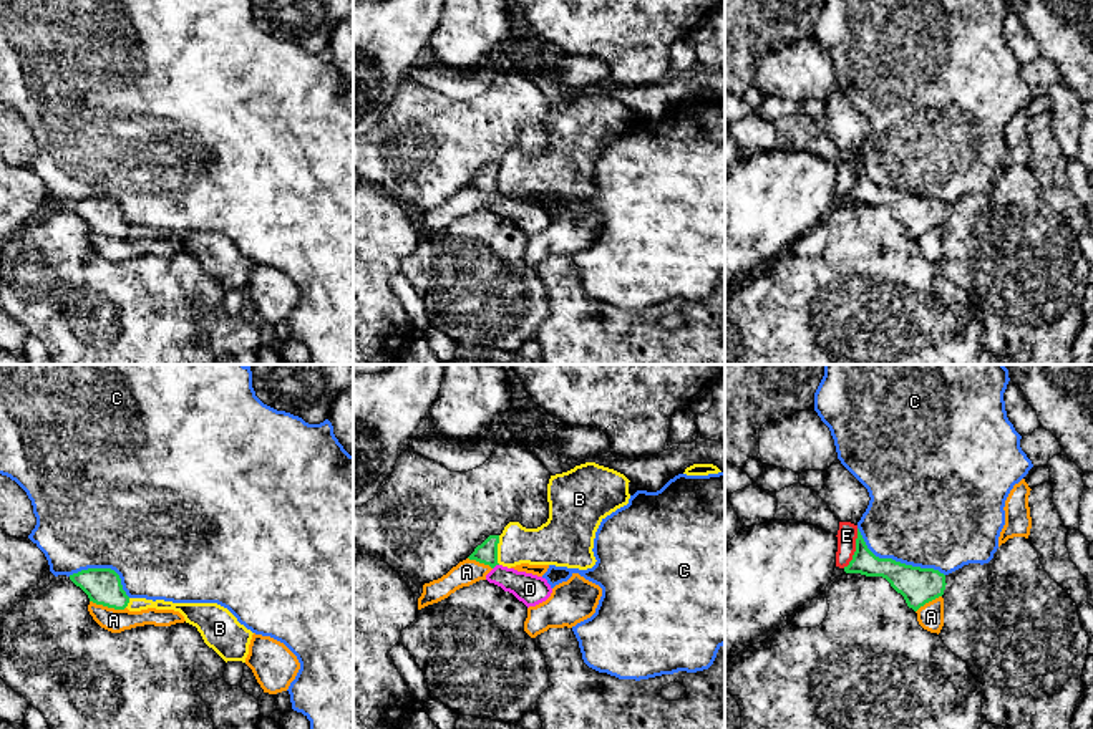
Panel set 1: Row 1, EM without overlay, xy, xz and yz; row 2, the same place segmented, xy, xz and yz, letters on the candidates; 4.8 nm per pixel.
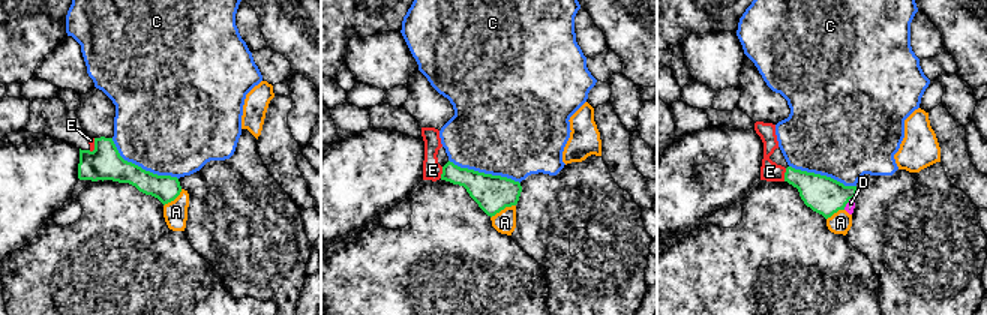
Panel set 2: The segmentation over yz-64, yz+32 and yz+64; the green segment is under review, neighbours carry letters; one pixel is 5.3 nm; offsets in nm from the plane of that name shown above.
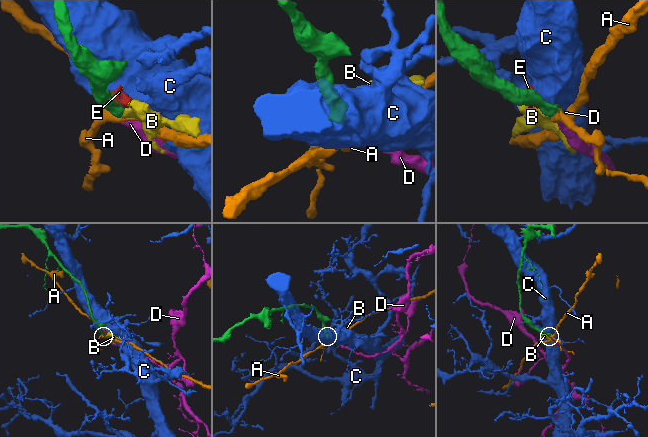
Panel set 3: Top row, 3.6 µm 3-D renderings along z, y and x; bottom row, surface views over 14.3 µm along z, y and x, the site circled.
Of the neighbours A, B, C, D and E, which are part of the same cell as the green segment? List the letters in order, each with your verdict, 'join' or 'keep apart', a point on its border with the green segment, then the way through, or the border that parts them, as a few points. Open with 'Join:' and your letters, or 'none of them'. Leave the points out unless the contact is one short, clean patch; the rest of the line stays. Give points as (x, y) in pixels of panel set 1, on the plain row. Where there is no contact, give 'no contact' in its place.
Join: D
A: keep apart | xy (108, 236) | along xy (90, 229), (100, 234), (125, 237)
B: keep apart | xz (496, 179) | along xz (500, 164), (498, 193)
C: keep apart | yz (894, 189)
D: join | xz (495, 194) | across xz (486, 181), (495, 194), (510, 209), (529, 217)
E: keep apart | yz (856, 178) | along yz (858, 158), (853, 188), (843, 196)

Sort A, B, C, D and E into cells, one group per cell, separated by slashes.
A / B E / C / D

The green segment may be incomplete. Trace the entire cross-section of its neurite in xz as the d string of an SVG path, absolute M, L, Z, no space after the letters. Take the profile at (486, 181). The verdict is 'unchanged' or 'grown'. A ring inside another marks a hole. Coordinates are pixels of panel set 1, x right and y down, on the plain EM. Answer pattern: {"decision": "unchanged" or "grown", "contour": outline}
{"decision": "grown", "contour": "M489 164L468 187L489 194L493 199L486 204L486 209L512 222L527 237L546 230L552 222L547 209L499 194L498 172L499 164Z"}

